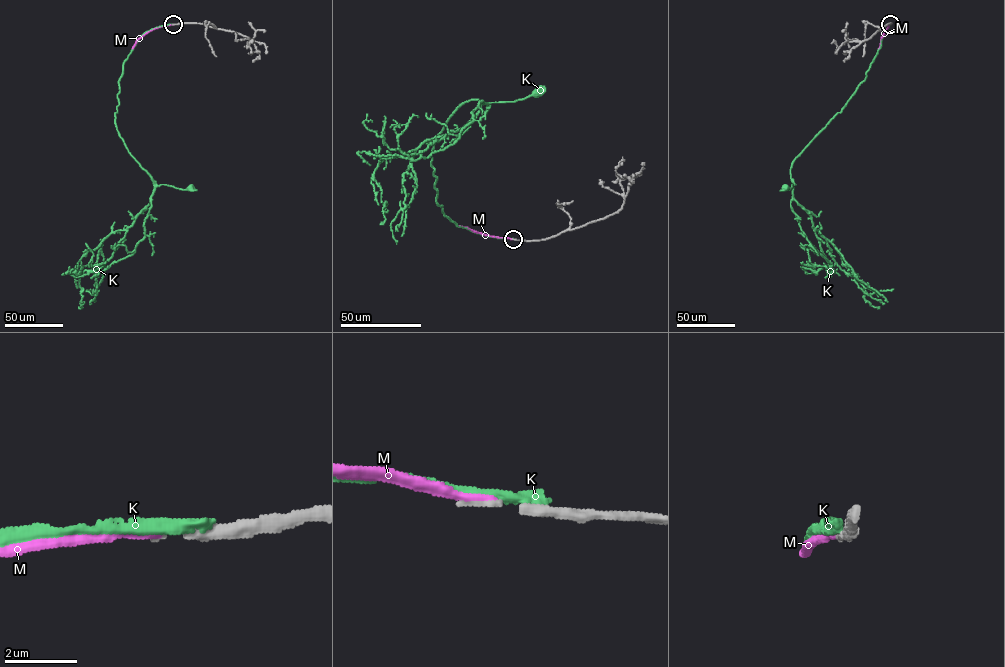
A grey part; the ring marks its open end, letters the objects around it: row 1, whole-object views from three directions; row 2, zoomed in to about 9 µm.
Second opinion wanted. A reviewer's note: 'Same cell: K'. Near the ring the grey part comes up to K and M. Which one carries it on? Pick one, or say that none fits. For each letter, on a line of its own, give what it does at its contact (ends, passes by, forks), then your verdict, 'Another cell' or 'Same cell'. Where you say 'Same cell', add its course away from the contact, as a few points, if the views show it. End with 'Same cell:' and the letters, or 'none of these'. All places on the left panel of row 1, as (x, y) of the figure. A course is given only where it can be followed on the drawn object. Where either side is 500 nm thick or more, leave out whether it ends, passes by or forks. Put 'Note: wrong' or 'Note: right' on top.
Note: wrong
K: It ends there. Another cell
M: It ends there. Same cell. Its course: (173, 24), (148, 31), (132, 49)
Same cell: M

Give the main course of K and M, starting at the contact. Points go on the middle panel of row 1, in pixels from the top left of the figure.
K: (514, 239), (458, 226), (443, 214), (437, 203), (431, 153), (446, 122), (462, 103), (515, 101), (536, 92)
M: (513, 239), (490, 236), (455, 223)

